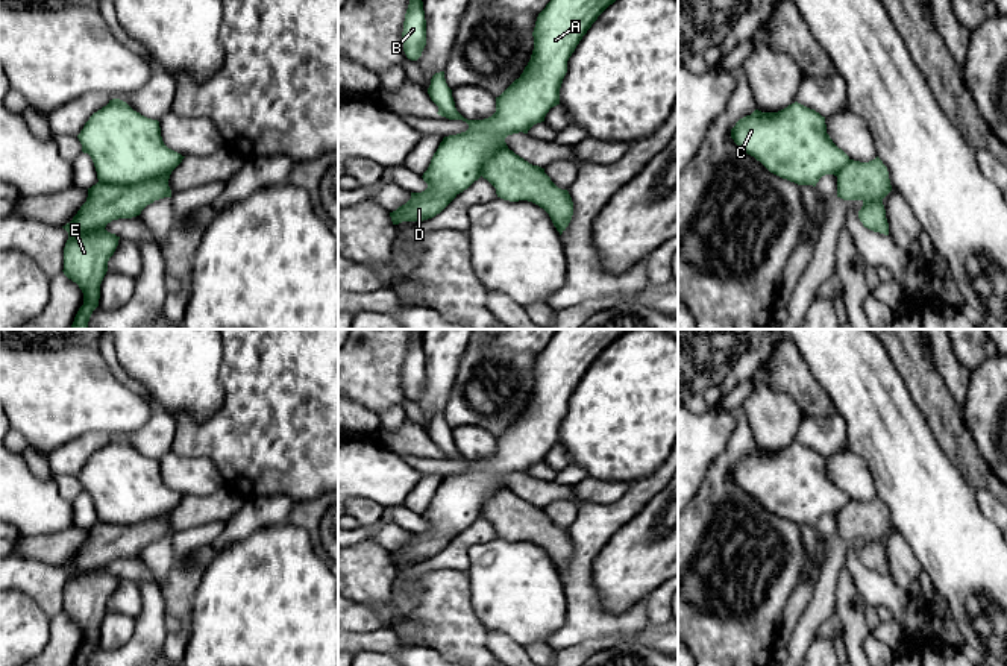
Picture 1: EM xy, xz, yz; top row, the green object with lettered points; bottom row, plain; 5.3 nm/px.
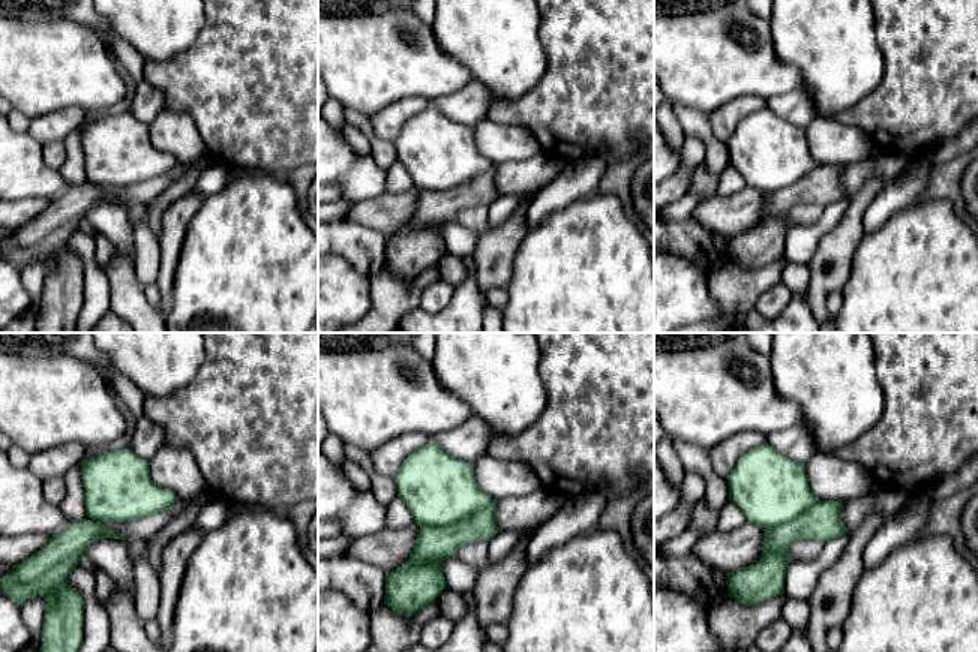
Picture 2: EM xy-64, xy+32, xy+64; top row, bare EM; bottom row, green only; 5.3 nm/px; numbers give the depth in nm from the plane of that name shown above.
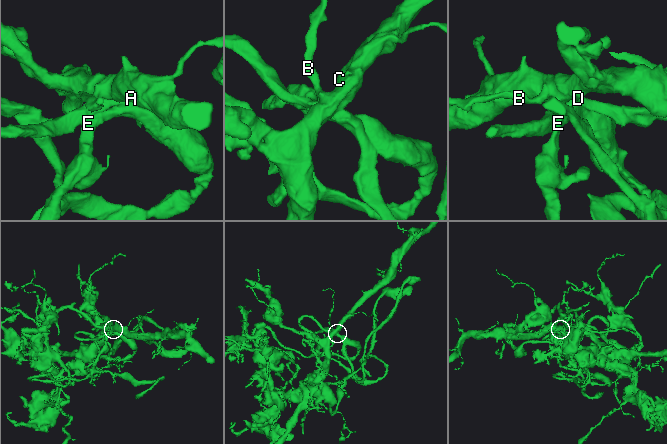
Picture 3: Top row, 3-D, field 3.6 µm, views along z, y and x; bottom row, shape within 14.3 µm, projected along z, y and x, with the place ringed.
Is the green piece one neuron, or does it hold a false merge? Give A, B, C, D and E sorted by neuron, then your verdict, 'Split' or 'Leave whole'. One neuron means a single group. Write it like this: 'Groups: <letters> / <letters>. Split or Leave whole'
Groups: A B C D / E. Split

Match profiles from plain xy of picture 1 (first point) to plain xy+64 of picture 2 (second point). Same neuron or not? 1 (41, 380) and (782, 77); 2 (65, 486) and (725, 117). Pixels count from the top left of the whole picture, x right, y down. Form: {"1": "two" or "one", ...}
{"1": "one", "2": "two"}

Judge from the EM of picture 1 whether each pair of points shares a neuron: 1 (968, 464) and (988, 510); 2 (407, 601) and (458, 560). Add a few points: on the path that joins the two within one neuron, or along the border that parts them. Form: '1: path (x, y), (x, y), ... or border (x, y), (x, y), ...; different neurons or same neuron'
1: border (972, 486), (991, 493); different neurons
2: path (407, 584), (425, 566), (442, 560); same neuron

